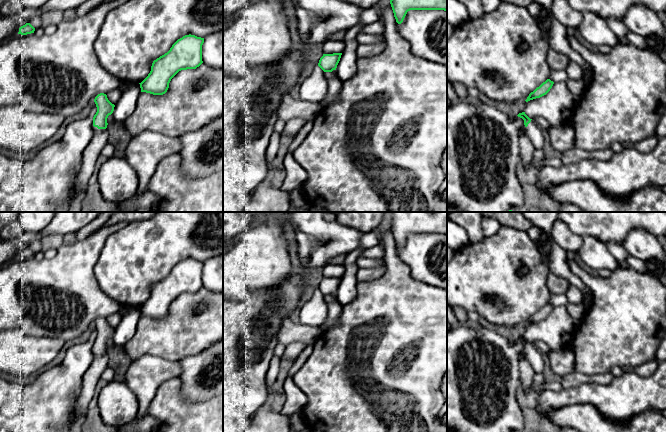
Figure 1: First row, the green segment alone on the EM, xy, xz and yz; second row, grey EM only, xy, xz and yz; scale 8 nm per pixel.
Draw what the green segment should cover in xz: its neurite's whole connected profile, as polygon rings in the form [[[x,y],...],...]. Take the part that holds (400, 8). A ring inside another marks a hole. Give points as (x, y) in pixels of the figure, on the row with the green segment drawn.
[[[390,0],[394,17],[401,24],[410,10],[444,10],[447,11],[447,0]]]

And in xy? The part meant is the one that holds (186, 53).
[[[185,35],[178,39],[164,55],[153,61],[151,71],[141,82],[141,92],[163,95],[171,79],[181,70],[196,69],[202,61],[204,38]]]

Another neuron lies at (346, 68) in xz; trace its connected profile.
[[[357,24],[346,31],[344,40],[345,49],[342,52],[340,61],[335,70],[337,73],[337,78],[342,82],[345,82],[356,75],[356,62],[358,59],[356,54],[356,46],[358,44],[356,41],[356,37],[363,28],[364,25]]]

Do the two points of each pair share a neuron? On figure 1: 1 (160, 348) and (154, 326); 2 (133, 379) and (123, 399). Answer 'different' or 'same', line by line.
1: same
2: different

